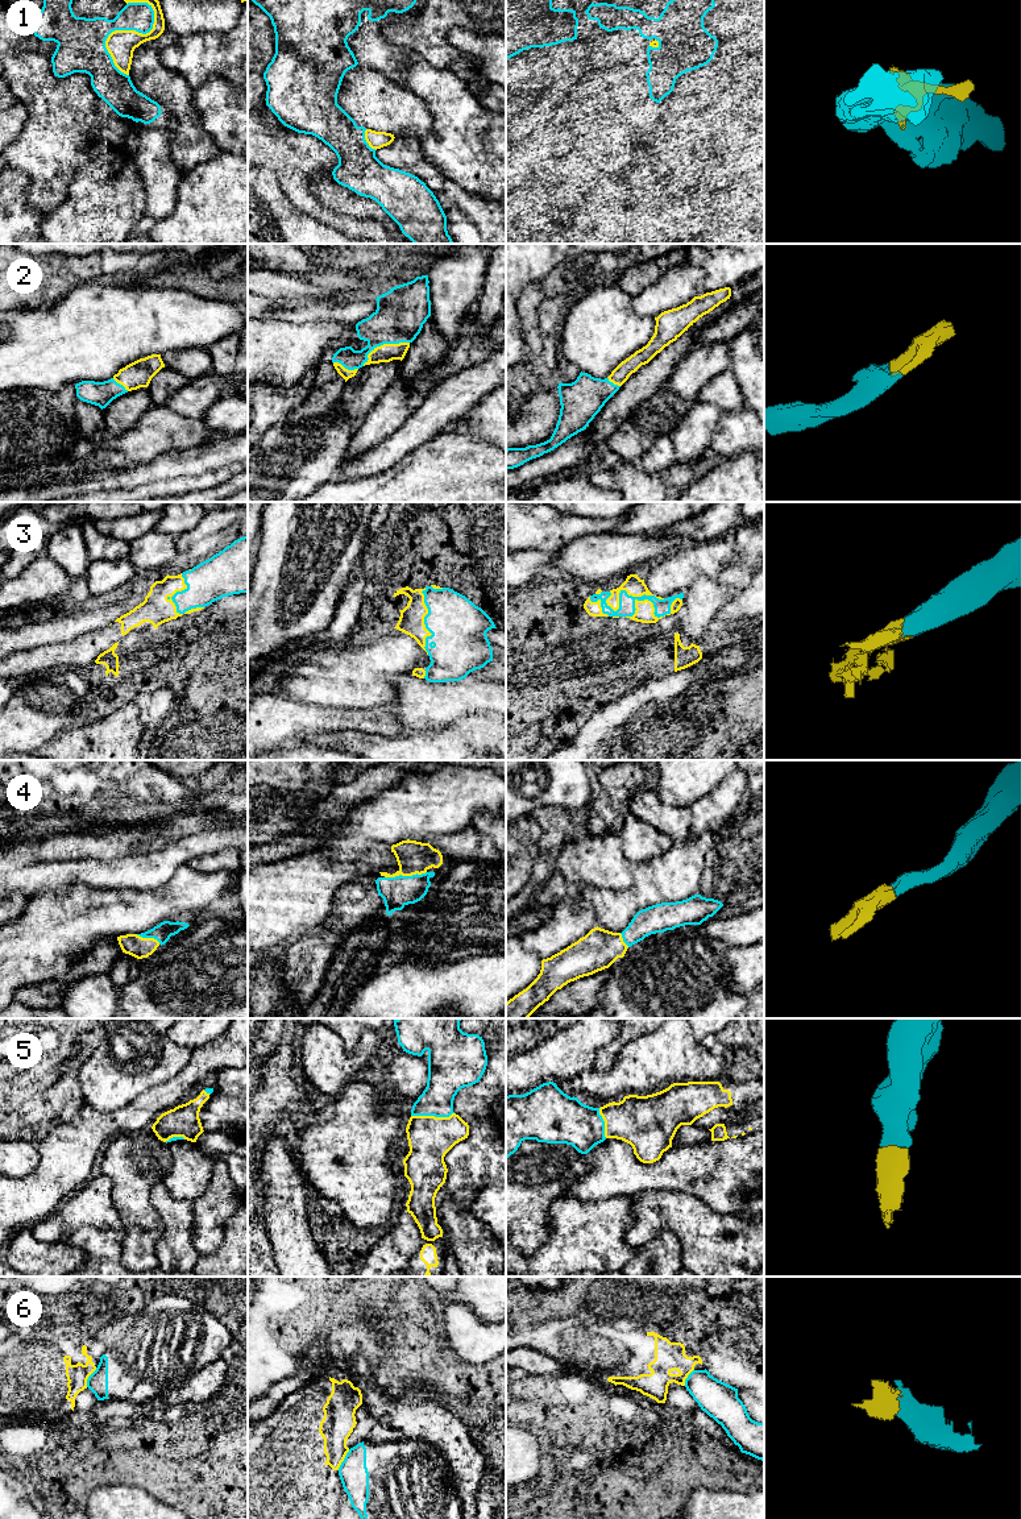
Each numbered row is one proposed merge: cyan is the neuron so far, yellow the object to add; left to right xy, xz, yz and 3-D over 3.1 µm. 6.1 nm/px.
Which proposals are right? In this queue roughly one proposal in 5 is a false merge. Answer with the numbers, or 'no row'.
1, 2, 3, 4, 5

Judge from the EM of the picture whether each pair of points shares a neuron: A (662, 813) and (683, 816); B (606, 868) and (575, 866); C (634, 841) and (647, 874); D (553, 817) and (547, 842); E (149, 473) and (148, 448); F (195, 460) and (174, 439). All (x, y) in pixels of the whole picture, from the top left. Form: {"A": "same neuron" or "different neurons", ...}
{"A": "same neuron", "B": "same neuron", "C": "different neurons", "D": "same neuron", "E": "different neurons", "F": "different neurons"}

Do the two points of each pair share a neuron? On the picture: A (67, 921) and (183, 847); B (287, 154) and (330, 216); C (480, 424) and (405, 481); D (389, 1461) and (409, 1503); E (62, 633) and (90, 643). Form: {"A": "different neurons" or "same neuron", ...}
{"A": "different neurons", "B": "same neuron", "C": "different neurons", "D": "same neuron", "E": "different neurons"}

